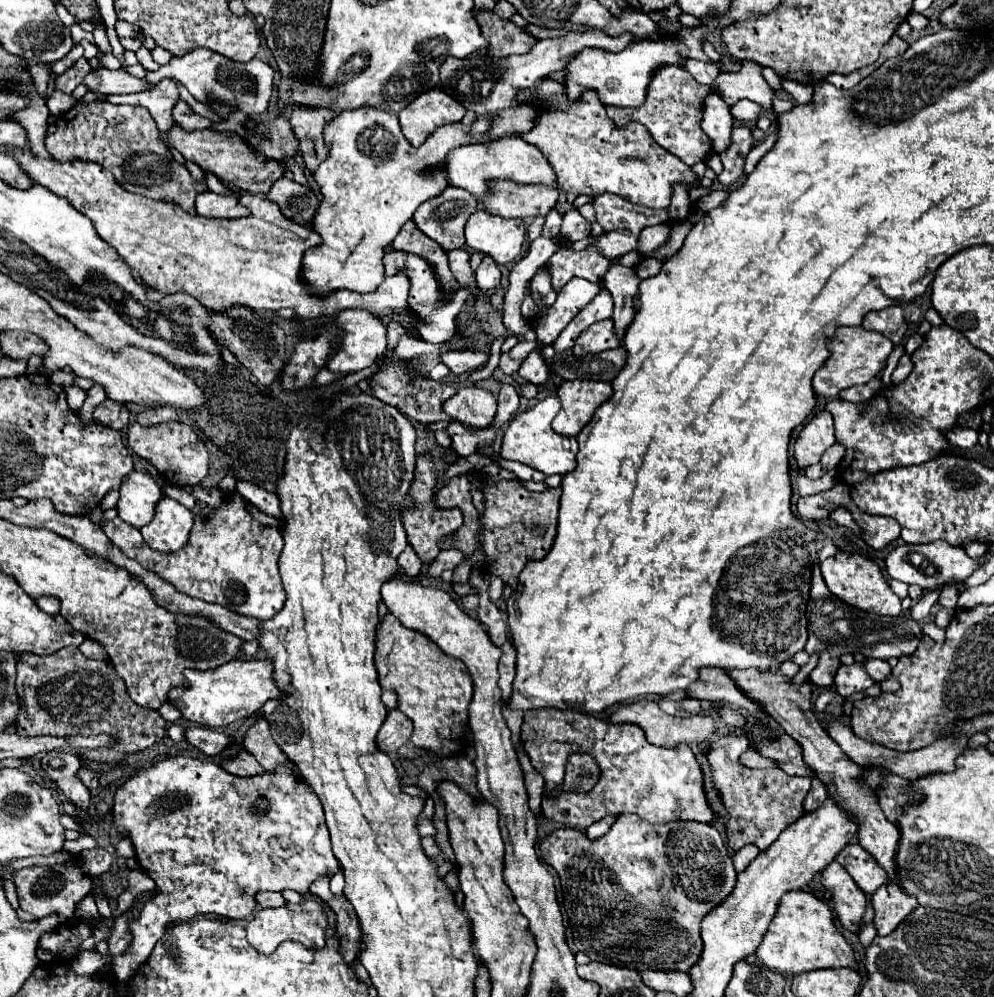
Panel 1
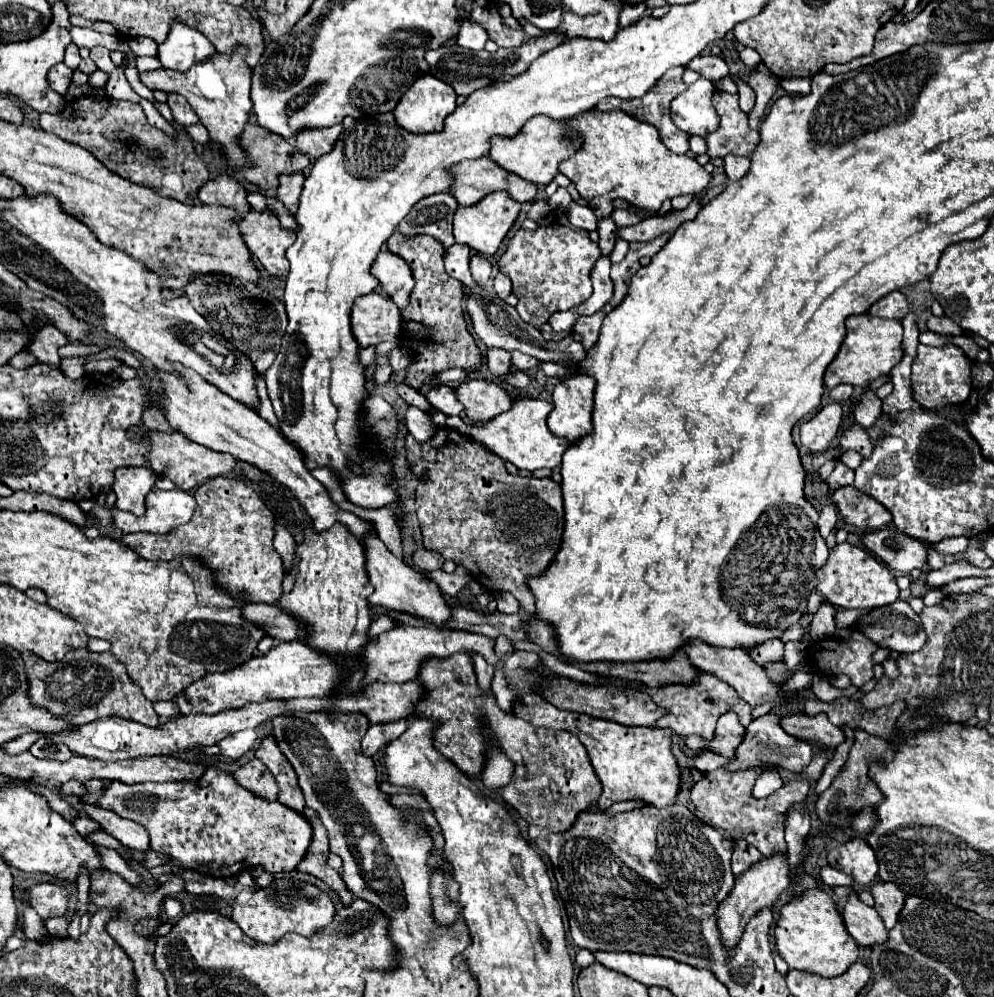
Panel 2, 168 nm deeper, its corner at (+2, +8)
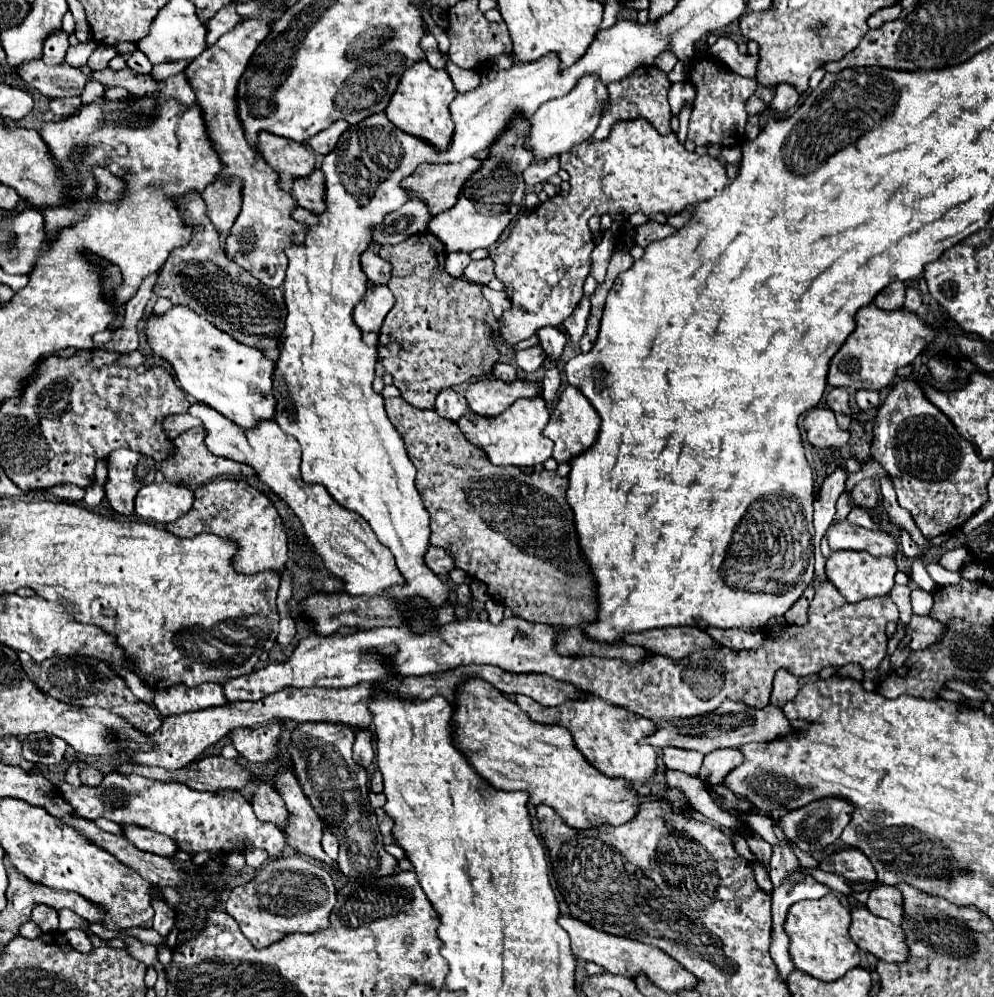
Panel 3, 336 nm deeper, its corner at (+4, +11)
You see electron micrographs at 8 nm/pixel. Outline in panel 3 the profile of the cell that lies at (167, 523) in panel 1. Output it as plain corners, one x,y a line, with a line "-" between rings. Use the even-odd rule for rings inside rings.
150,483
136,495
136,515
142,521
154,521
158,525
172,523
186,515
192,507
194,493
182,483

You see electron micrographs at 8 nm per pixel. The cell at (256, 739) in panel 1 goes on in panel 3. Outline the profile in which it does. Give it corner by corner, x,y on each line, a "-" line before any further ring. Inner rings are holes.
282,769
276,777
276,785
278,785
278,793
282,795
290,811
290,819
286,827
286,833
290,837
290,847
296,849
300,855
308,855
324,863
334,863
322,851
322,845
320,845
322,821
318,813
310,807
310,801
302,793
296,777
288,769

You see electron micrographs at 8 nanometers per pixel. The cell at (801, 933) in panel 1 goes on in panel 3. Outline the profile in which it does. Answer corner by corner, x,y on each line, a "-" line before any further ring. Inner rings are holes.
828,893
816,901
798,901
790,907
788,911
788,917
786,917
786,923
784,923
784,929
790,937
790,957
796,965
796,969
812,975
814,979
822,979
822,981
836,981
840,977
844,977
850,969
858,967
860,965
860,951
858,951
858,945
850,939
848,935
848,929
850,929
850,923
852,923
852,917
850,917
850,911
838,901
838,897
834,893

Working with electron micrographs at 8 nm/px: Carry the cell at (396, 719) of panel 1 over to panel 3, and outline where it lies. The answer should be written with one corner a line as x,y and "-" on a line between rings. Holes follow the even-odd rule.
358,731
354,741
354,761
360,767
370,767
374,763
374,747
372,747
372,735
368,731

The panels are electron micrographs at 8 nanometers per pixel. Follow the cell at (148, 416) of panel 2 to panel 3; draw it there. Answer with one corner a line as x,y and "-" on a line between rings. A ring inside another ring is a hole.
184,413
184,415
172,415
172,417
168,417
166,423
164,423
164,431
166,431
166,435
170,439
176,439
182,431
188,431
188,429
200,427
200,425
202,425
200,419

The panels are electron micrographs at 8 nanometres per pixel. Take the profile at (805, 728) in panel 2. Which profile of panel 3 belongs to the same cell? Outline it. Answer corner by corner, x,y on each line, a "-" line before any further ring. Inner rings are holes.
724,701
716,711
708,713
708,715
664,721
664,723
656,725
656,731
652,735
644,737
640,743
652,745
652,747
690,749
690,751
700,751
706,755
716,749
742,747
752,741
770,741
770,739
774,739
774,735
786,735
786,731
790,731
790,723
786,723
786,717
774,705
754,709
754,707
746,707
744,703

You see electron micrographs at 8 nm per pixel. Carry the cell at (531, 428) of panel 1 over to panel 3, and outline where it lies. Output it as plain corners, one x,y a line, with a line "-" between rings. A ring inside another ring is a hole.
534,397
534,399
518,399
512,407
508,407
498,417
480,417
474,411
466,411
460,417
458,427
464,433
464,437
472,445
480,447
494,465
532,467
532,465
544,463
552,455
554,445
550,443
550,439
542,437
542,429
546,427
548,419
550,415
548,415
544,399

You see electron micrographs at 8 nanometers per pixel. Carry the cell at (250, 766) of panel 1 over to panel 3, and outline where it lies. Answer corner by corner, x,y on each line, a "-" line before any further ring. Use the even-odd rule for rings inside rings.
262,781
258,783
254,797
252,797
252,807
260,821
274,823
280,829
286,827
286,823
288,823
286,803
270,783
262,783

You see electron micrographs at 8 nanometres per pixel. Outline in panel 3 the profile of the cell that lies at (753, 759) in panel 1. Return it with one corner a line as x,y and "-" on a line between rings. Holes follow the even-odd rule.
666,747
662,751
662,761
668,769
676,769
676,771
684,771
688,775
698,775
700,765
702,765
704,755
696,753
696,751
686,751
686,749
674,749
674,747

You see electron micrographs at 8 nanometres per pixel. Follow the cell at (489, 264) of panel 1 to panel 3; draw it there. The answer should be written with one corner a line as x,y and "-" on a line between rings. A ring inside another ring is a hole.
490,257
480,259
480,261
472,261
464,269
464,279
478,283
478,285
488,285
494,279
494,261

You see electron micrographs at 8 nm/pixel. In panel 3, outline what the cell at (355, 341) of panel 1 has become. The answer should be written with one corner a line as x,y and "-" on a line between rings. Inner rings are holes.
370,285
366,295
354,307
354,321
366,333
378,333
382,327
384,317
394,307
394,295
388,285

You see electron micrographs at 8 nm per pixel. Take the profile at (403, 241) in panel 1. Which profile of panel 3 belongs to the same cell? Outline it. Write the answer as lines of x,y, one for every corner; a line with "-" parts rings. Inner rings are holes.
428,231
398,245
386,245
378,255
392,265
388,287
396,297
396,305
380,329
378,359
392,373
404,401
432,409
432,401
440,391
490,373
484,371
484,349
492,349
494,343
492,337
490,341
484,339
484,319
490,303
484,299
482,287
446,273
446,251

